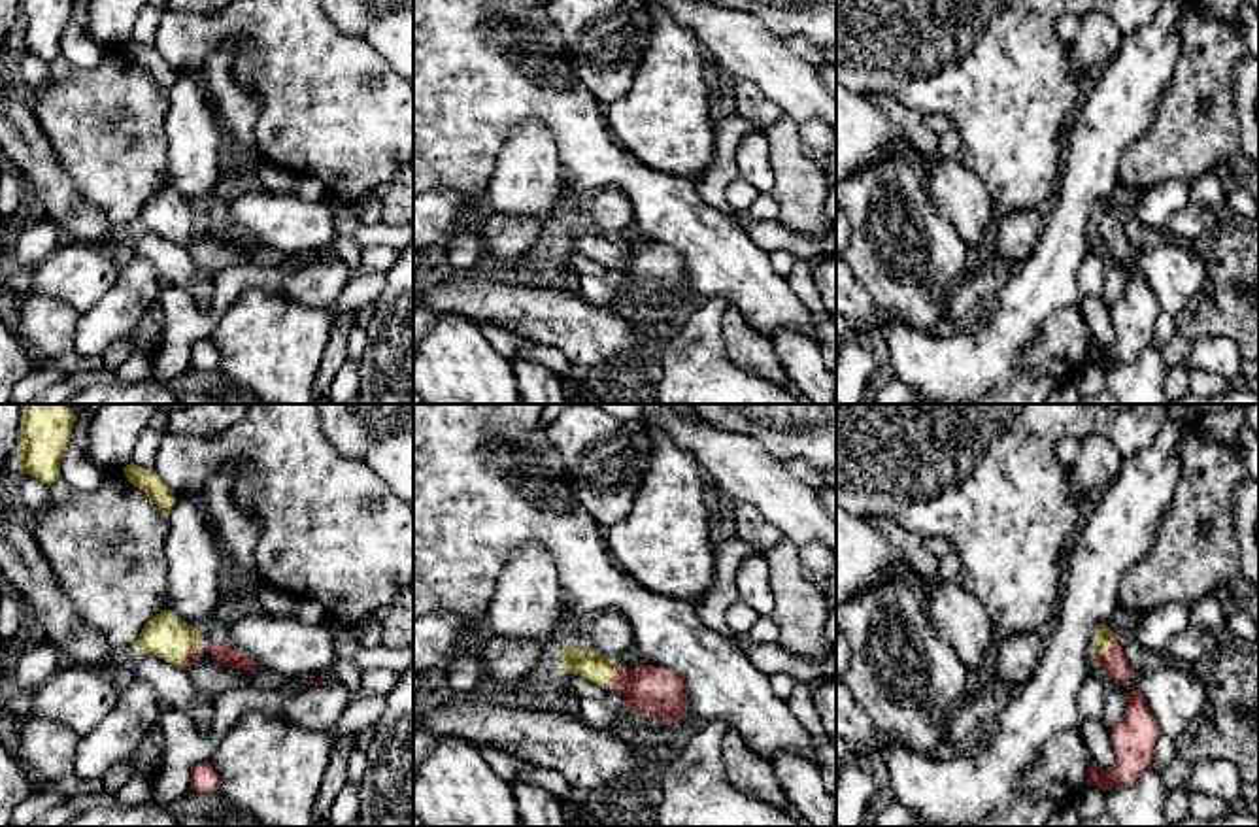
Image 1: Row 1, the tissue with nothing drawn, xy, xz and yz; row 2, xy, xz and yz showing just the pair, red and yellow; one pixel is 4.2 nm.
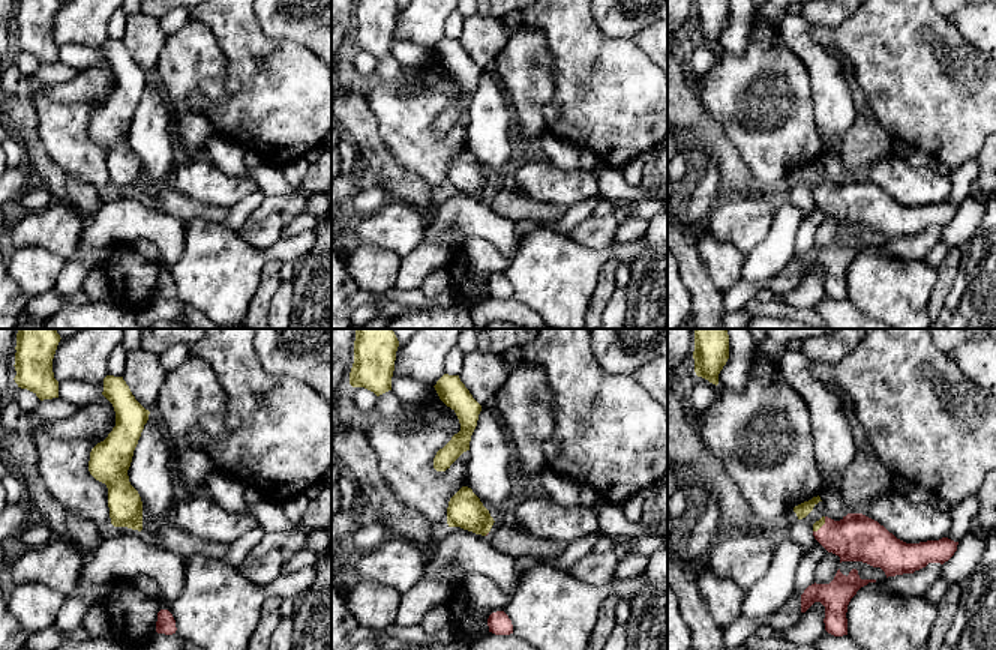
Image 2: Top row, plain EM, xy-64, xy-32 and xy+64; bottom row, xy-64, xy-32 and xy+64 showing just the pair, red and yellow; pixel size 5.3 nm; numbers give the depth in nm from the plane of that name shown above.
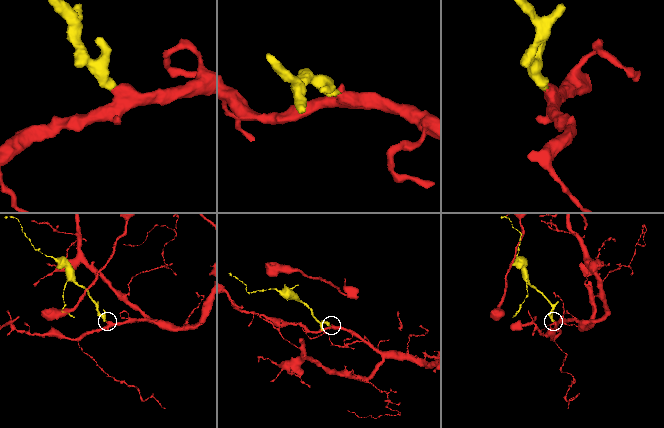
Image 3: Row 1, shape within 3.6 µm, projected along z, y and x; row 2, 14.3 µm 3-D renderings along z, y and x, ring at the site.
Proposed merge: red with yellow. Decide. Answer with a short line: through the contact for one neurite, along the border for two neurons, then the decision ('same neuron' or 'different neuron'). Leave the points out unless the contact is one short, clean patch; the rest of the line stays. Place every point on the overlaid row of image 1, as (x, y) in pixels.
xy (195, 656), (189, 654), (168, 637) | same neuron

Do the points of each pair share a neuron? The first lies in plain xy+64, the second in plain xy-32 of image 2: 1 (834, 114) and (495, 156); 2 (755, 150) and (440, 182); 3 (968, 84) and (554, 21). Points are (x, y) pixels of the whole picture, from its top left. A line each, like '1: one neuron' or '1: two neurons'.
1: one neuron
2: one neuron
3: one neuron

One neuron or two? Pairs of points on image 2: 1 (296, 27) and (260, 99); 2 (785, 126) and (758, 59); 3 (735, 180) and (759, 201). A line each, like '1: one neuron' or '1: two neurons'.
1: two neurons
2: one neuron
3: two neurons

